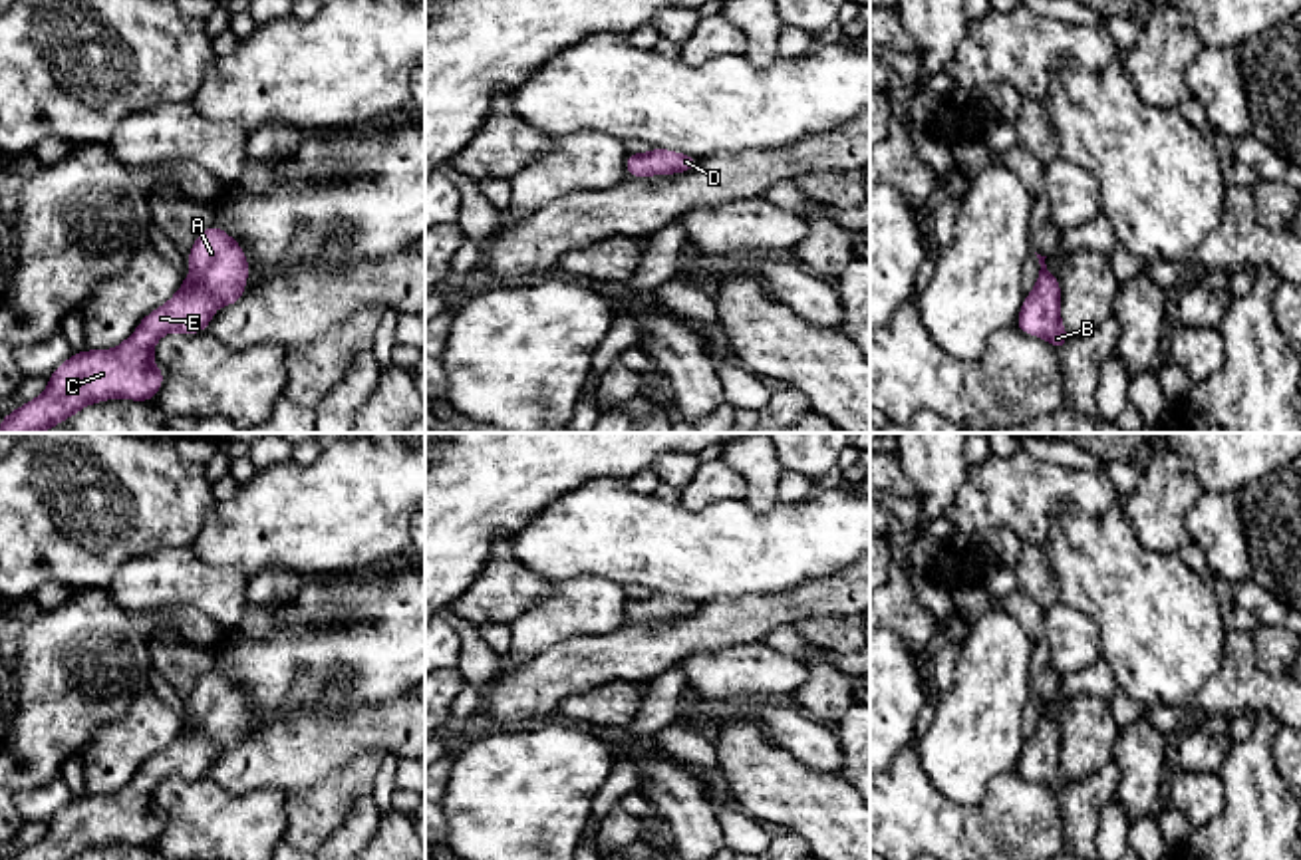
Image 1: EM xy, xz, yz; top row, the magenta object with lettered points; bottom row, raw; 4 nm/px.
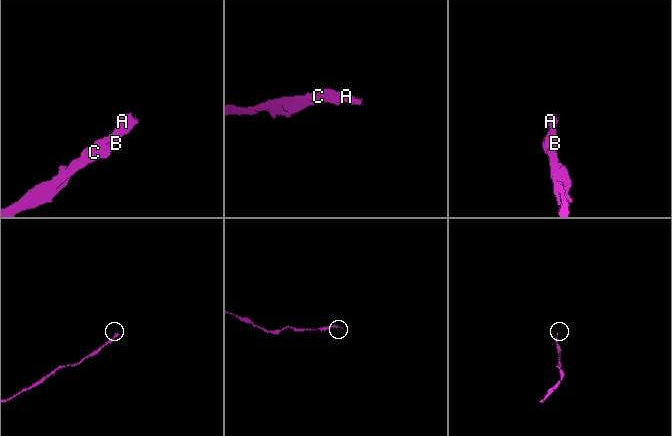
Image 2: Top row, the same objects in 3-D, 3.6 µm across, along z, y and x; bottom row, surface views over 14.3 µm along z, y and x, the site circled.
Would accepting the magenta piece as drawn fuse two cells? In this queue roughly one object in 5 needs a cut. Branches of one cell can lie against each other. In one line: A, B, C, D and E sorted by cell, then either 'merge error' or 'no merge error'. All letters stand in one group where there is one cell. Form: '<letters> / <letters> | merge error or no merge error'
A B C D E | no merge error

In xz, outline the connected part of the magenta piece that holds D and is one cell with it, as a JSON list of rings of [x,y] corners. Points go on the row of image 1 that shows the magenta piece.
[[[655,147],[650,153],[628,153],[626,171],[628,177],[673,175],[691,171],[697,163],[697,157]]]

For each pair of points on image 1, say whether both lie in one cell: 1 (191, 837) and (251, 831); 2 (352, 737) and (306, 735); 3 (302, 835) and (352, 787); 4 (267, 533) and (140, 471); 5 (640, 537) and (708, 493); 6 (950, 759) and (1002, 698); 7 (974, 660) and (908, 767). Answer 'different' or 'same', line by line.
1: same
2: same
3: same
4: different
5: different
6: same
7: different

